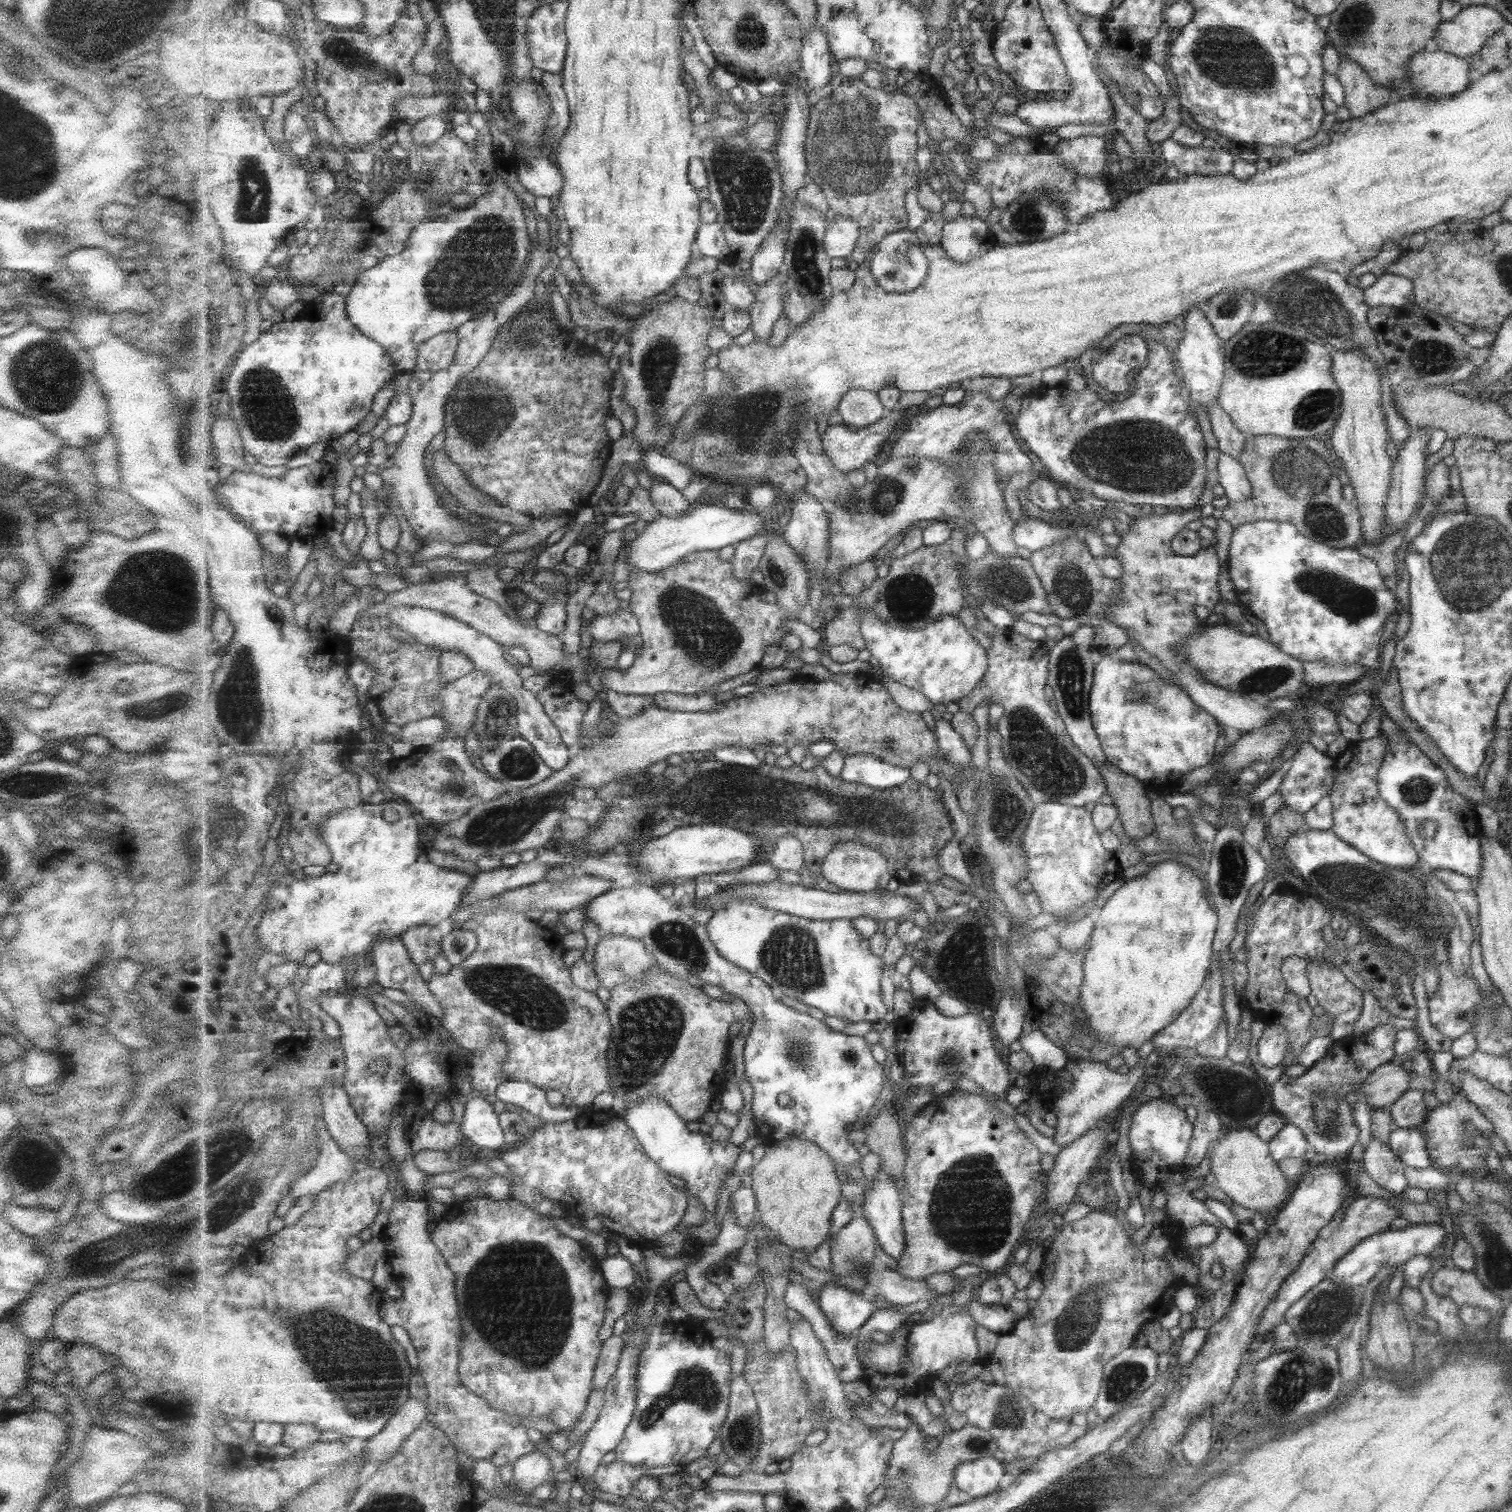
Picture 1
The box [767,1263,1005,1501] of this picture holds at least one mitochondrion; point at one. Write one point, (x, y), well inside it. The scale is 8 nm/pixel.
(974, 1442)

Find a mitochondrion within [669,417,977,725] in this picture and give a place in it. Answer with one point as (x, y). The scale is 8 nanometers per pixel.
(909, 598)

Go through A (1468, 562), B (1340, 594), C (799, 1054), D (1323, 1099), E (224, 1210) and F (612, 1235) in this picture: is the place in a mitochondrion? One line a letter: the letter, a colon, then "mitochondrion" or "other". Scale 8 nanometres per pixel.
A: mitochondrion
B: mitochondrion
C: mitochondrion
D: mitochondrion
E: mitochondrion
F: other

